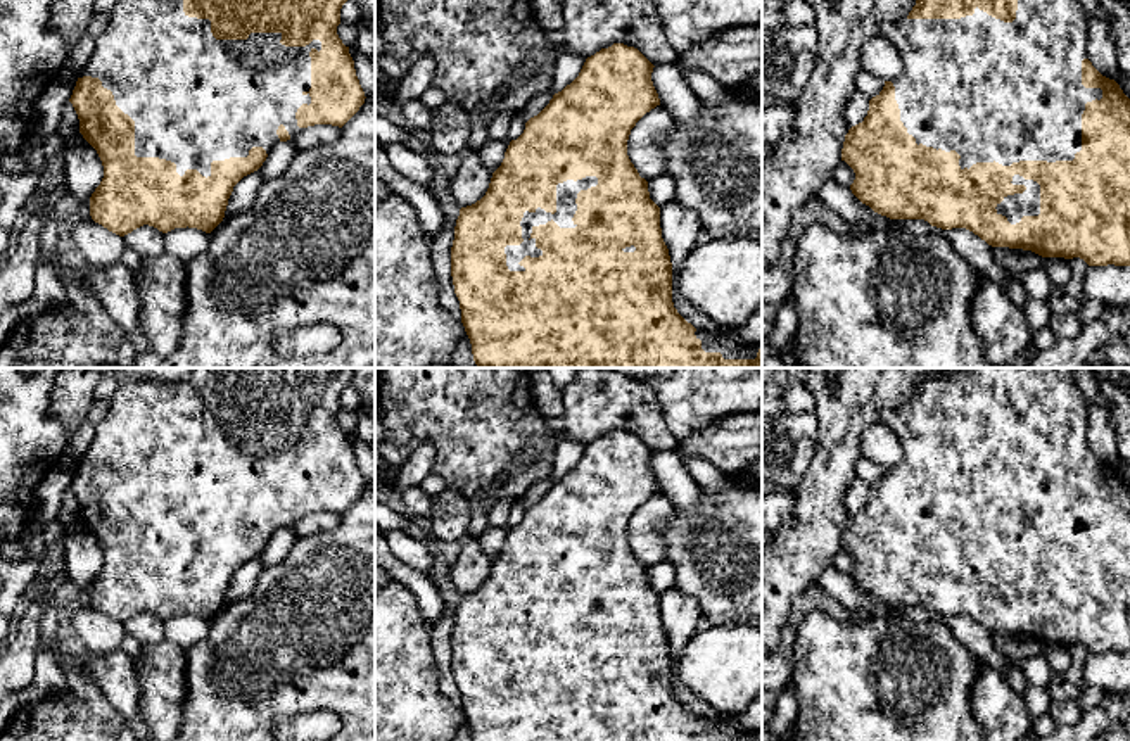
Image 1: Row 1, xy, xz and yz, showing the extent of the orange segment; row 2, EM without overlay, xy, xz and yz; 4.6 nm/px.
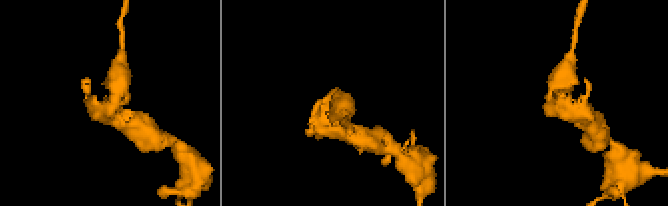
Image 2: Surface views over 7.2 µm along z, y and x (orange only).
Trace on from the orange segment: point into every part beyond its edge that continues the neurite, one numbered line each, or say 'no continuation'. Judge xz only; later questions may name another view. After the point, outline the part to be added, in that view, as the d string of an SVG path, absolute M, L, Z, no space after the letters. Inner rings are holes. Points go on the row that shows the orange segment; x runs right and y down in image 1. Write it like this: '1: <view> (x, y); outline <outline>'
1: xz (567, 192); outline M586 176L582 180L567 180L556 185L556 212L546 212L544 209L537 207L534 212L525 211L520 221L522 226L522 238L520 245L506 245L506 266L510 271L525 271L524 266L518 263L525 257L539 257L543 250L536 247L536 238L530 237L532 228L539 225L546 225L548 221L555 221L560 228L575 228L577 225L572 221L577 211L577 193L581 190L587 190L598 185L596 176Z

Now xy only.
1: xy (194, 99); outline M119 0L114 7L107 29L95 40L95 48L88 62L79 73L79 78L92 76L102 81L102 86L111 90L116 105L135 121L135 155L159 157L176 164L176 173L185 174L187 169L197 169L202 176L211 176L211 162L230 157L247 157L252 147L263 147L270 154L280 138L276 130L280 124L295 138L304 128L297 126L295 112L302 104L311 104L311 57L309 52L321 50L321 41L313 40L306 47L285 47L280 43L282 33L251 33L247 40L216 40L211 33L209 19L188 17L183 12L183 0Z

